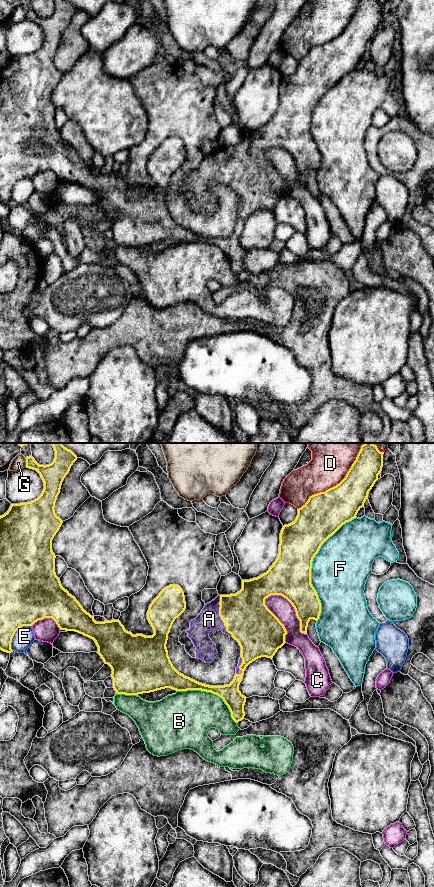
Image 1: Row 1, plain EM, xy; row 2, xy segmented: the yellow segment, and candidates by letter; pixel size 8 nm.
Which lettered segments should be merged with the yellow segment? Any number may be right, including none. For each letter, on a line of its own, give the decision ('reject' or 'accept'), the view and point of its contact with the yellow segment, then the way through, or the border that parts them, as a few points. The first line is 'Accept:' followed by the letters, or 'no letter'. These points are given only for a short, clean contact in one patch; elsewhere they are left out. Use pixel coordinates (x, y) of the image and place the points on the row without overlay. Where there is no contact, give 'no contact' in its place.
Accept: A
A: accept; contact xy (219, 167)
B: reject; contact xy (212, 244)
C: reject; contact xy (293, 158)
D: reject; contact xy (336, 37)
E: reject; contact xy (14, 185)
F: reject; contact xy (311, 117)
G: reject; contact xy (26, 14)

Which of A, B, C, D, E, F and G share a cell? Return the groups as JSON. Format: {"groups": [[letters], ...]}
{"groups": [["A"], ["B"], ["C"], ["D"], ["E"], ["F"], ["G"]]}

